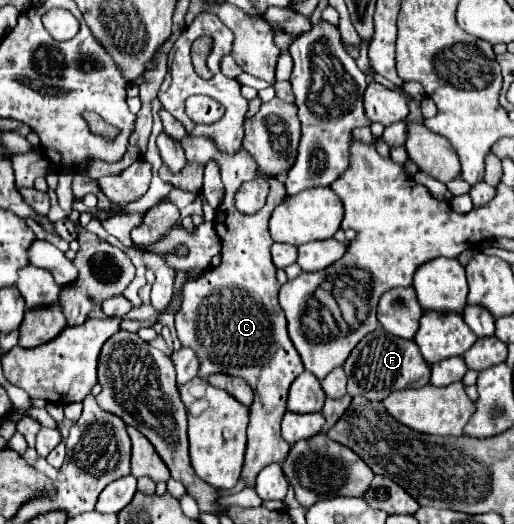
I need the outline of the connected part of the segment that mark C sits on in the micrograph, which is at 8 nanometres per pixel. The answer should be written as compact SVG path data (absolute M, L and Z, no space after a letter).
M189 134L181 140L181 146L189 162L209 162L217 158L225 184L225 198L215 216L215 230L221 238L221 264L217 268L203 270L199 278L183 286L183 310L175 314L177 338L181 346L195 350L199 356L199 378L207 380L211 374L231 374L251 384L254 401L250 407L247 452L241 480L253 488L257 472L273 462L283 462L291 448L291 444L283 440L279 424L287 412L285 400L289 386L305 370L289 340L285 312L277 302L281 284L275 278L275 264L269 254L273 240L269 236L267 222L273 208L287 196L287 190L277 178L267 180L271 186L267 204L257 214L245 216L235 208L233 196L243 182L259 176L255 158L243 150L233 156L217 154L217 148L209 138Z

